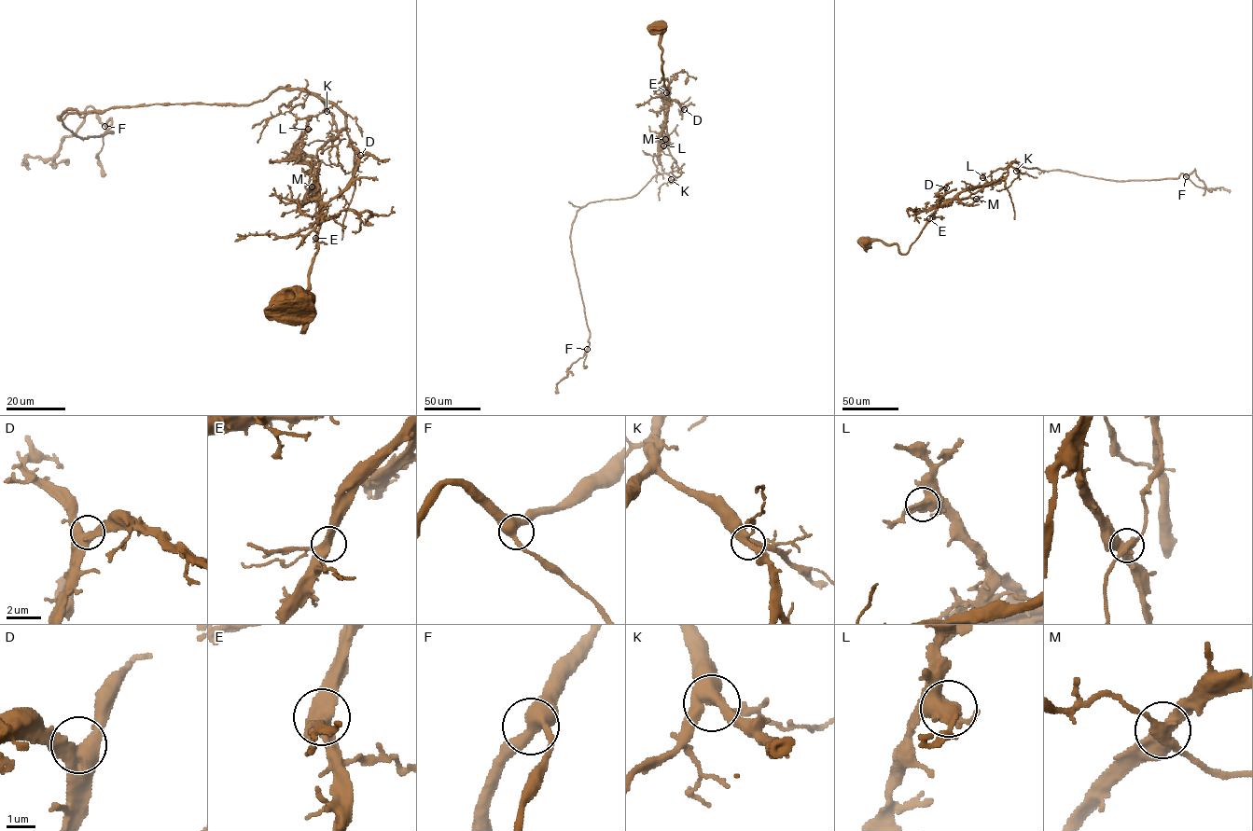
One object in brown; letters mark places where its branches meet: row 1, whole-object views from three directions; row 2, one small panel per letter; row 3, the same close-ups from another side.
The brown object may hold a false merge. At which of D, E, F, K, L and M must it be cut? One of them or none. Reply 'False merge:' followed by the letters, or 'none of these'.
False merge: M

